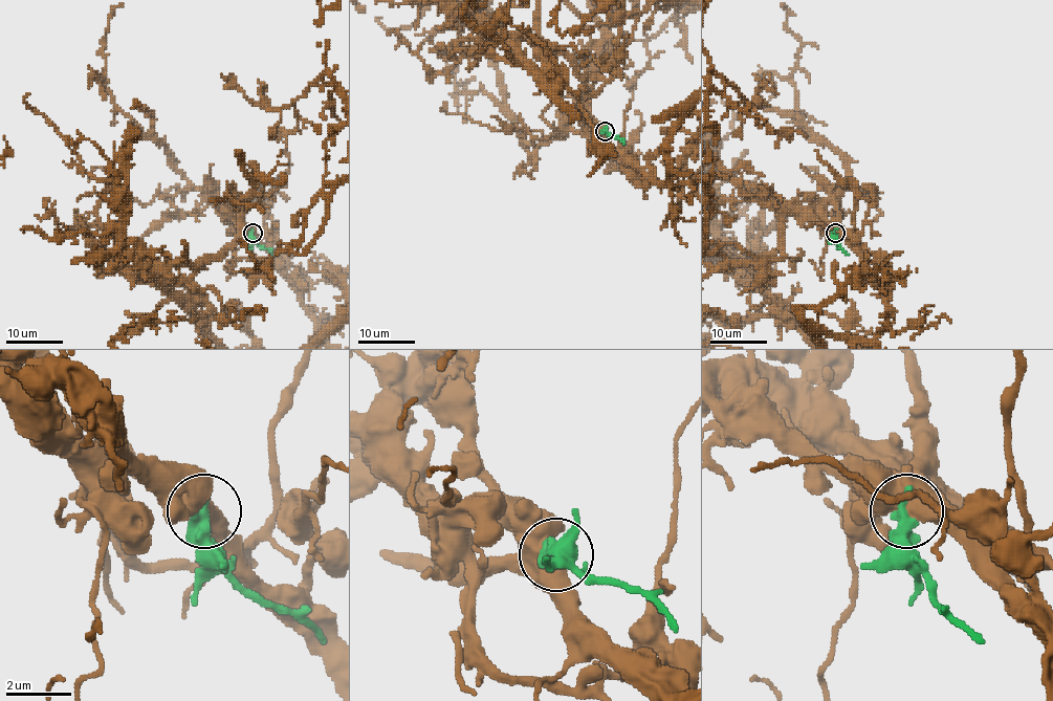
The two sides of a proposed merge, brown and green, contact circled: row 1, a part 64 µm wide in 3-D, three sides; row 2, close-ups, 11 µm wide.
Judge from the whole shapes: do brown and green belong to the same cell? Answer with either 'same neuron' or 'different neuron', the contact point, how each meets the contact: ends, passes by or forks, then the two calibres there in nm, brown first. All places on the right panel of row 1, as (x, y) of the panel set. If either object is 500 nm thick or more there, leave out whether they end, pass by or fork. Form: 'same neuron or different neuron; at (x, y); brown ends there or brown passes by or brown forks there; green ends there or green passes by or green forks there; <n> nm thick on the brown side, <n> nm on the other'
different neuron; at (835, 233); 800 nm thick on the brown side, 480 nm on the other

